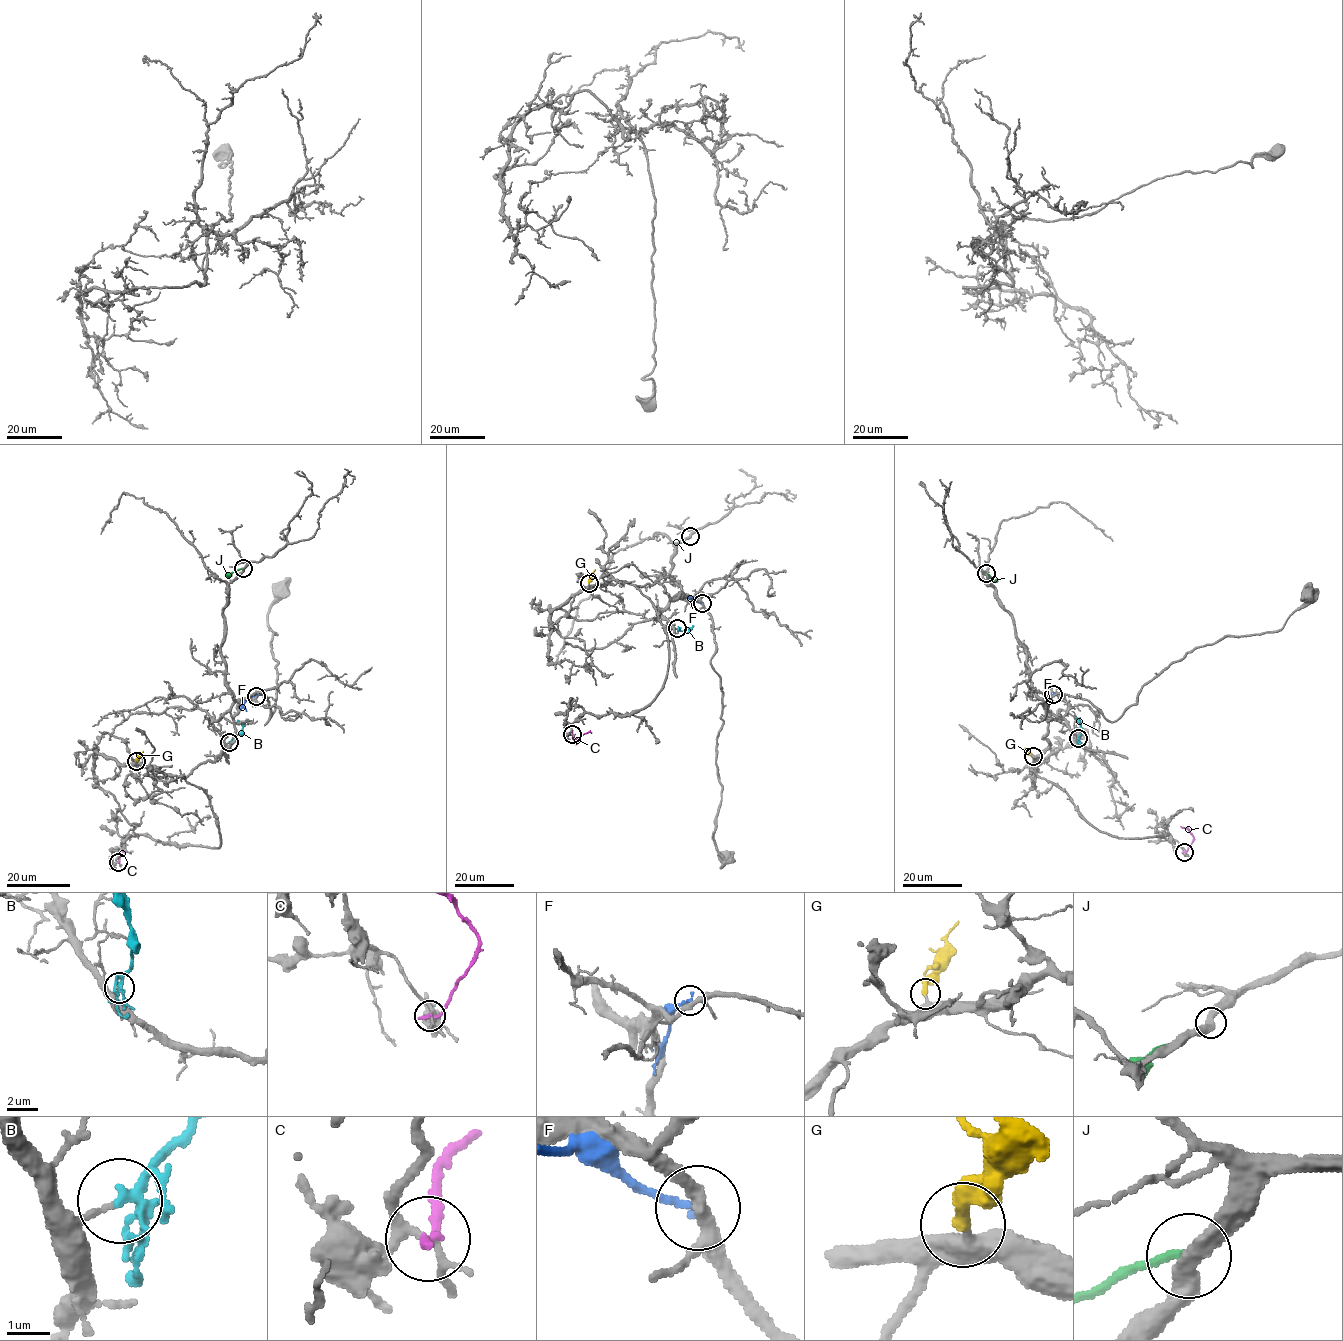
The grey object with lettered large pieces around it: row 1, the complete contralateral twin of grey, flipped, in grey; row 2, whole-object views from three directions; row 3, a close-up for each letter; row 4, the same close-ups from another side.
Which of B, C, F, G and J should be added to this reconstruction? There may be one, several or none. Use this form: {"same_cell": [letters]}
{"same_cell": ["G"]}

